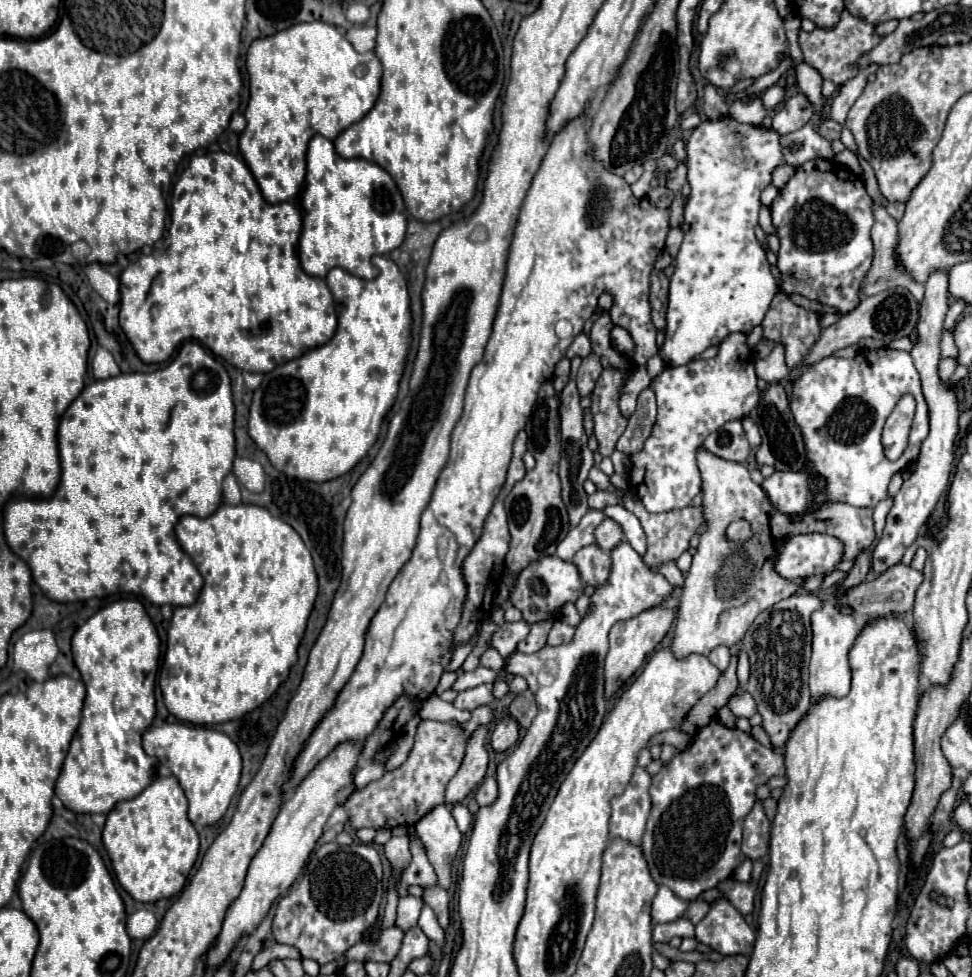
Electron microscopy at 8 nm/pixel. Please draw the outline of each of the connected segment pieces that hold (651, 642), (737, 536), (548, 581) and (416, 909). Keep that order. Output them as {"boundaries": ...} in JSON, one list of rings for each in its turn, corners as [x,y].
{"boundaries":[[[[674,589],[672,599],[668,599],[662,607],[644,611],[642,615],[628,619],[628,621],[618,621],[610,629],[610,651],[606,655],[606,667],[604,667],[604,697],[610,701],[616,691],[646,663],[648,655],[654,653],[654,649],[660,645],[662,637],[668,633],[672,621],[674,621],[674,607],[678,605],[680,589]]],[[[738,519],[730,523],[730,527],[726,529],[726,535],[730,541],[748,541],[752,539],[752,527],[746,519]]],[[[542,557],[534,563],[530,563],[516,579],[516,587],[510,595],[510,601],[514,607],[518,607],[524,615],[524,621],[538,623],[538,621],[552,621],[558,611],[566,603],[576,603],[576,599],[584,593],[584,583],[580,577],[580,571],[574,563],[564,561],[560,557]]],[[[411,895],[402,897],[398,901],[398,919],[396,919],[396,925],[406,931],[410,927],[414,927],[418,923],[418,917],[422,911],[424,901],[422,898],[417,898]]]]}

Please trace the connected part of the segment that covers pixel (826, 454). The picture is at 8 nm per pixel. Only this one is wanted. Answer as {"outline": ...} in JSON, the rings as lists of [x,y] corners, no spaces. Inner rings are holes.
{"outline":[[[864,349],[864,351],[858,351],[854,359],[826,357],[810,365],[808,371],[804,371],[792,385],[790,409],[792,409],[796,425],[800,427],[802,441],[804,441],[804,451],[806,451],[804,471],[774,471],[762,483],[762,489],[770,497],[772,505],[786,515],[804,515],[808,511],[814,511],[812,507],[820,507],[824,503],[848,503],[852,507],[876,507],[878,501],[888,497],[888,483],[892,475],[908,467],[920,455],[920,445],[928,435],[928,423],[930,423],[928,405],[922,393],[922,381],[914,367],[914,361],[906,351],[894,351],[894,349]],[[904,393],[912,393],[916,399],[916,415],[914,415],[914,423],[910,429],[910,441],[908,441],[904,455],[898,461],[888,461],[882,451],[880,431],[884,427],[886,415],[890,415],[892,407]],[[834,417],[838,419],[838,425],[836,425],[836,431],[830,431],[832,427],[830,421]],[[812,477],[824,477],[826,485],[822,491],[812,493],[810,489]]]}

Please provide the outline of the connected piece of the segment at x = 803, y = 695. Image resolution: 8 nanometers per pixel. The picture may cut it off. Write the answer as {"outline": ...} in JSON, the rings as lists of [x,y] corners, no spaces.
{"outline":[[[792,595],[762,611],[744,635],[744,651],[752,667],[752,679],[746,689],[754,695],[758,713],[764,717],[762,727],[770,735],[772,745],[780,749],[786,747],[792,731],[810,709],[810,691],[806,687],[812,649],[810,615],[818,609],[822,609],[822,599],[818,595]]]}

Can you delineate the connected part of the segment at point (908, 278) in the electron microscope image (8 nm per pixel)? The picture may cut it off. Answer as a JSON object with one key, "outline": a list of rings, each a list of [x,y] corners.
{"outline":[[[874,203],[874,215],[876,215],[876,223],[874,223],[874,227],[872,227],[874,261],[872,261],[872,267],[868,269],[866,277],[864,277],[860,295],[868,297],[868,295],[876,295],[876,293],[880,293],[880,291],[884,291],[884,289],[902,285],[902,287],[906,287],[906,289],[912,291],[912,295],[916,297],[916,301],[922,301],[922,297],[924,297],[924,285],[922,285],[922,283],[916,283],[916,281],[912,279],[912,275],[910,275],[910,273],[900,265],[900,261],[898,261],[896,249],[898,249],[898,239],[900,239],[900,235],[898,235],[898,225],[896,225],[896,221],[894,221],[894,219],[886,213],[886,209],[880,207],[878,203]]]}

